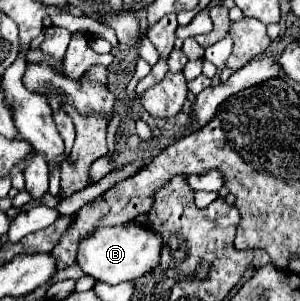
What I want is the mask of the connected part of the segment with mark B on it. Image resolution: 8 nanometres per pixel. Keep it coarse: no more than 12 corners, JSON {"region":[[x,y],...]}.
{"region":[[141,222],[107,226],[77,264],[107,284],[159,266],[161,234]]}

